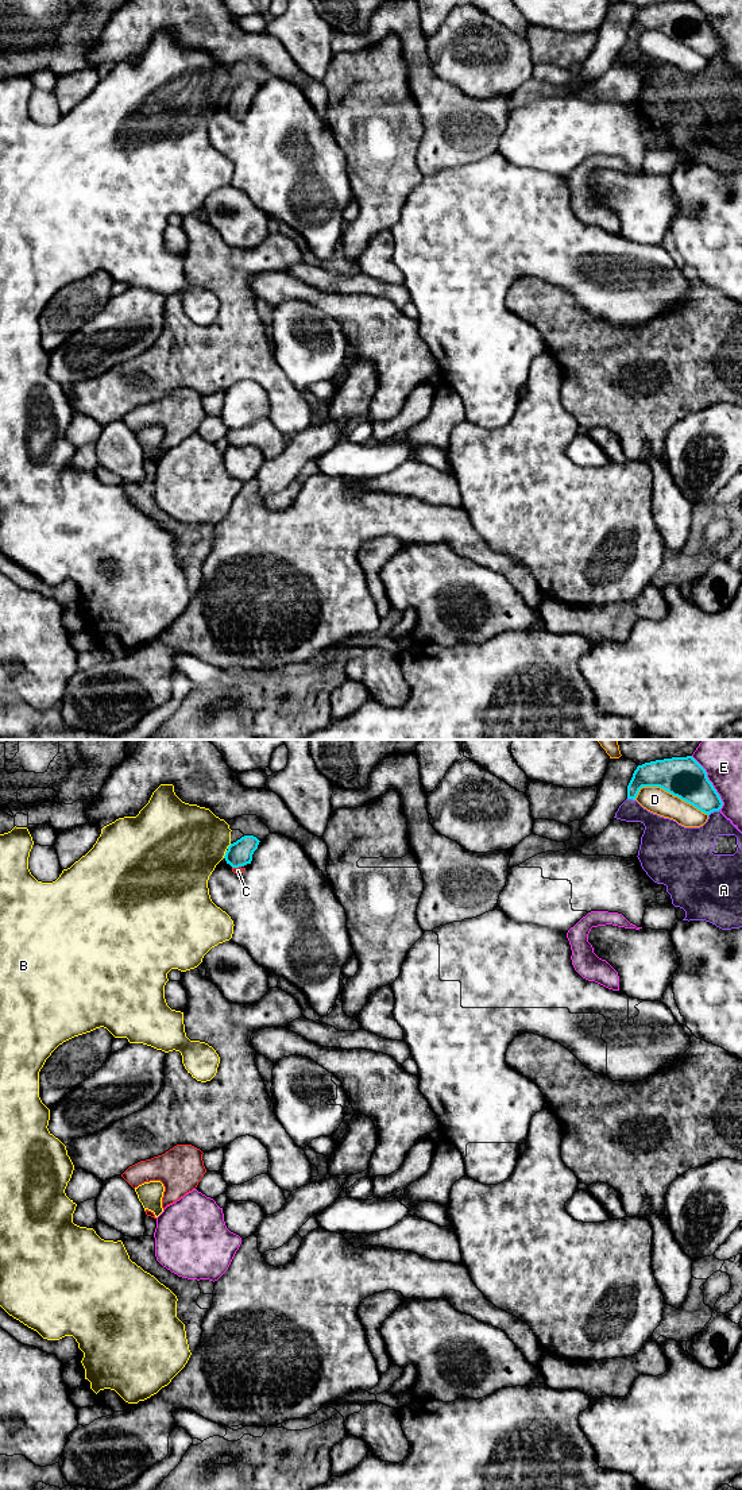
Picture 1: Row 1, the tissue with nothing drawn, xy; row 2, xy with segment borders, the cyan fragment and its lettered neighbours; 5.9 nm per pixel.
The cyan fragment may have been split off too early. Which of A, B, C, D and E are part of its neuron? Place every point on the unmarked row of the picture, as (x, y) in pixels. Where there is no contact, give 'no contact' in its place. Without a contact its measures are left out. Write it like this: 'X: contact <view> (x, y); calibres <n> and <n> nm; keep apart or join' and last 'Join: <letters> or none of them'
A: contact xy (714, 54); calibres 240 and 220 nm; keep apart
B: contact xy (225, 99); calibres 150 and 440 nm; keep apart
C: contact xy (236, 111); calibres 150 and 50 nm; join
D: contact xy (669, 37); calibres 240 and 160 nm; keep apart
E: contact xy (711, 27); calibres 240 and 200 nm; keep apart
Join: C

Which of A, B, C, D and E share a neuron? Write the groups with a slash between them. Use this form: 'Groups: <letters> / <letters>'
Groups: A / B / C / D / E

